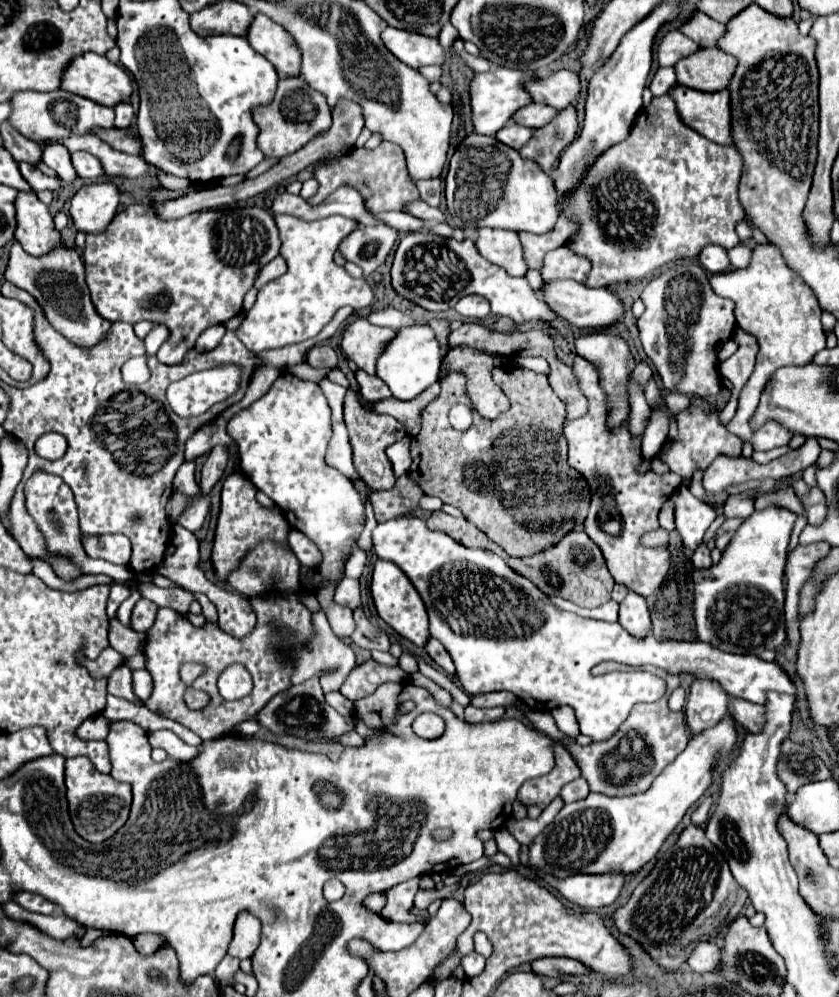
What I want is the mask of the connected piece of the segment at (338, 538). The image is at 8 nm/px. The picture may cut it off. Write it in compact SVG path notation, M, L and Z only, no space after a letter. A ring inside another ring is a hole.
M283 373L263 398L229 420L227 430L239 446L243 474L257 490L281 506L293 528L301 530L321 548L323 562L313 576L313 586L321 588L341 578L345 554L359 538L365 518L353 482L325 464L325 450L331 438L331 410L321 388L315 382Z

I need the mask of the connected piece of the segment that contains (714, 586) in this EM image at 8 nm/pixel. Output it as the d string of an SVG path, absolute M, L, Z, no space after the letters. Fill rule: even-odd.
M767 506L755 510L735 532L719 564L709 570L692 567L695 582L695 630L699 640L713 642L721 650L745 650L759 654L769 648L775 650L785 642L785 592L781 586L787 544L797 522L797 514Z

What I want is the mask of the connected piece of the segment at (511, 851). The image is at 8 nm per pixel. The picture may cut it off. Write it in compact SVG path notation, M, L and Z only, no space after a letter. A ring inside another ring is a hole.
M506 829L496 830L494 838L498 851L507 855L514 866L518 866L520 863L519 852L521 847L518 841Z

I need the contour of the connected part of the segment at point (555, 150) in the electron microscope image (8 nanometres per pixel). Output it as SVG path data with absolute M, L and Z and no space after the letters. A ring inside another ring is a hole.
M575 104L557 110L555 120L551 120L547 126L537 128L527 144L519 150L521 156L533 160L539 164L541 170L551 172L561 156L561 152L575 140L575 134L579 130L577 120L577 108Z

